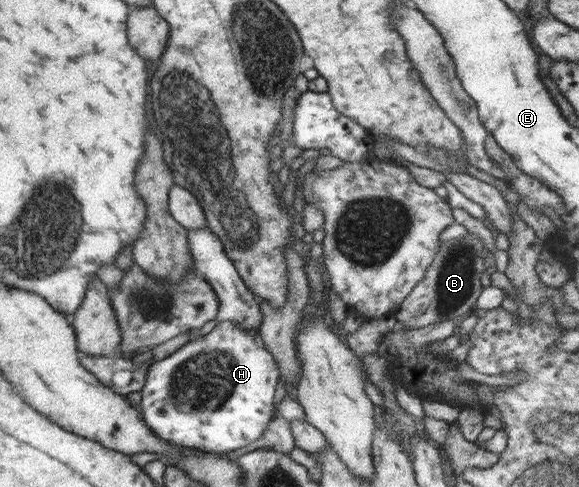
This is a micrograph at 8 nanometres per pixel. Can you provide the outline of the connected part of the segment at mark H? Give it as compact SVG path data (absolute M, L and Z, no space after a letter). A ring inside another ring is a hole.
M222 321L218 322L208 334L190 340L181 346L177 352L172 353L160 361L153 362L152 365L150 365L149 370L147 371L146 383L143 384L141 391L142 400L138 405L138 409L140 410L140 413L143 414L145 423L151 427L156 435L159 435L165 441L169 441L174 445L202 449L203 451L211 452L212 454L224 454L227 451L234 451L235 449L240 449L240 447L250 445L250 443L256 441L262 433L264 433L268 423L270 423L276 414L274 406L274 391L276 391L276 387L278 387L279 379L280 373L277 361L274 359L271 351L268 351L260 333L245 330L232 321Z

